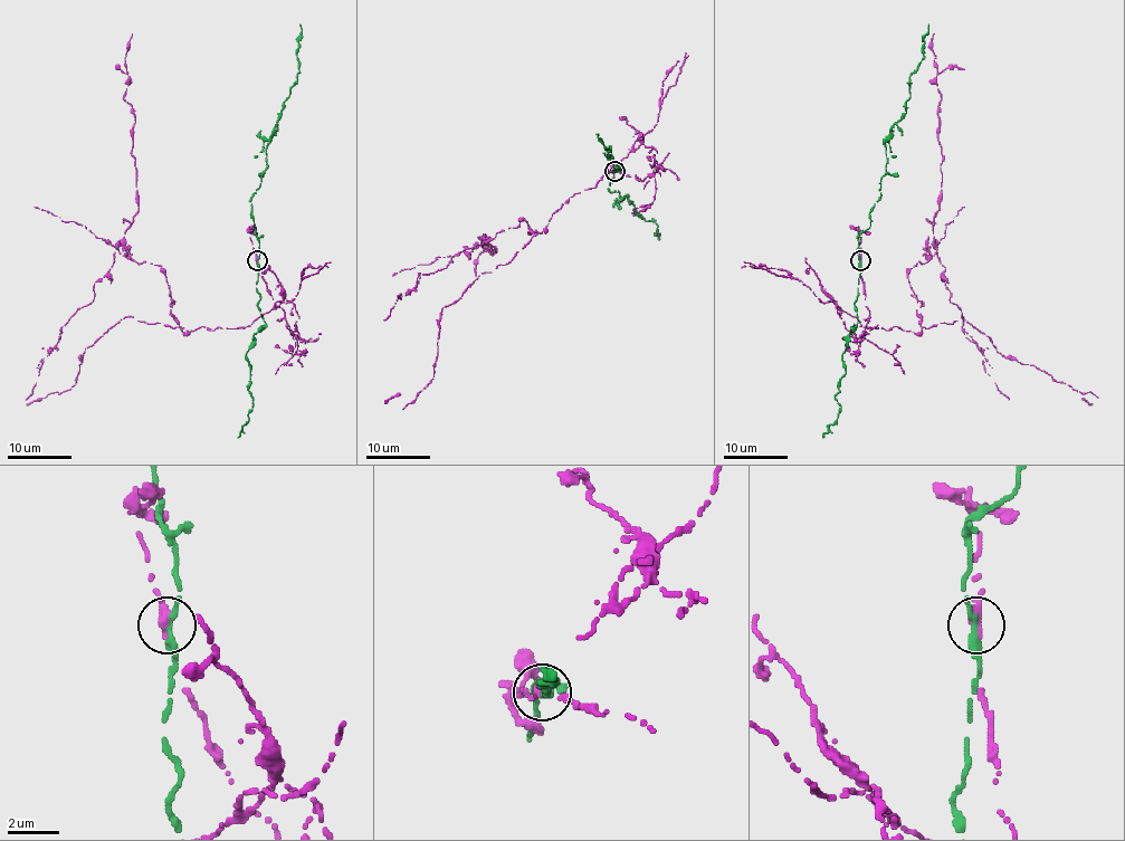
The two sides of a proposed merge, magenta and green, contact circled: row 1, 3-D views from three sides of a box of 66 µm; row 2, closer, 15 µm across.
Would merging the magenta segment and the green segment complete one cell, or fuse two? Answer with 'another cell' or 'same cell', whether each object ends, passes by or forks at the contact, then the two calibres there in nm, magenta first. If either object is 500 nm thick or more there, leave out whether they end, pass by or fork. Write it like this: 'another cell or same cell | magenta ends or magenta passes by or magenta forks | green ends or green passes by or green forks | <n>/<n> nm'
another cell | magenta ends | green passes by | 420/280 nm

